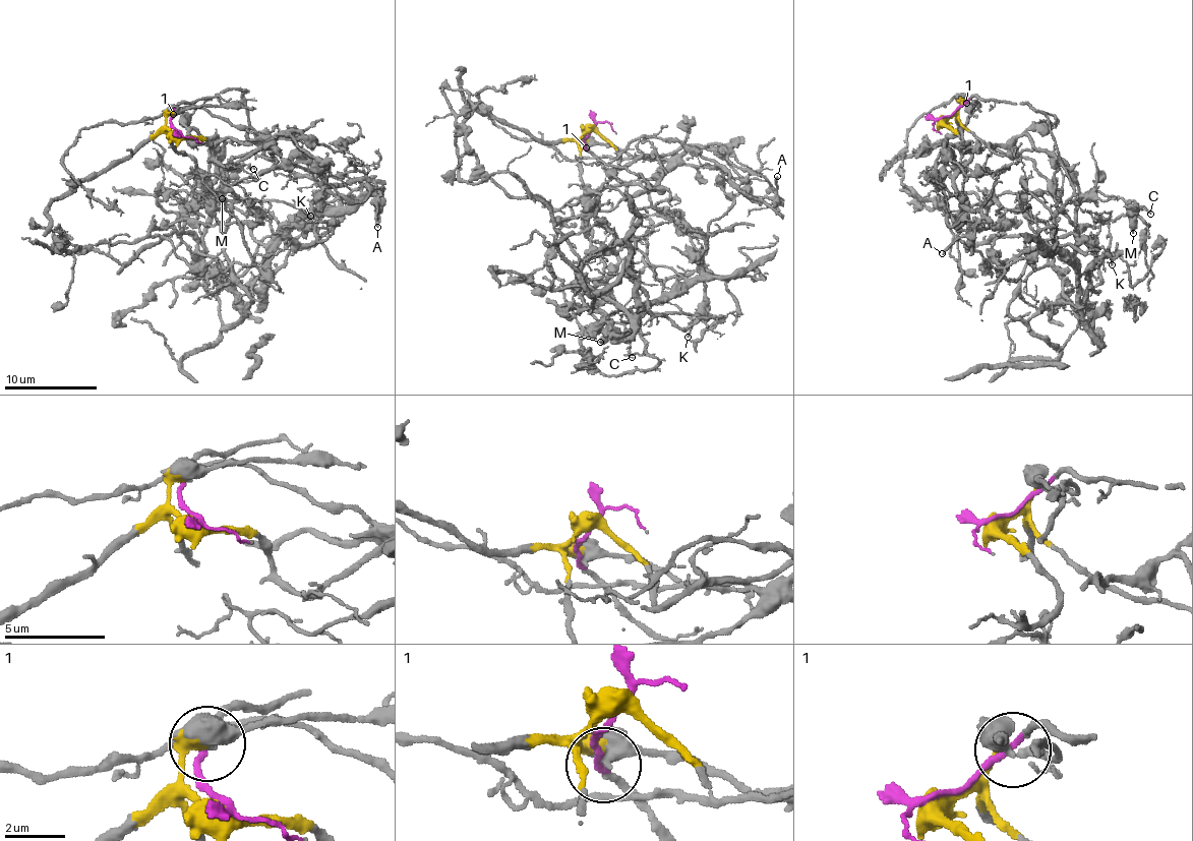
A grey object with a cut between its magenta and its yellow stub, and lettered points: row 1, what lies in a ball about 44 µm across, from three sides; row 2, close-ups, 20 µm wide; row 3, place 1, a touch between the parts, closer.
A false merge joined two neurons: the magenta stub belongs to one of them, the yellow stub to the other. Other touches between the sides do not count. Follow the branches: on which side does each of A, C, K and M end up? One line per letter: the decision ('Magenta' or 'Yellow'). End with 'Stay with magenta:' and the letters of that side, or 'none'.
A: Magenta
C: Yellow
K: Magenta
M: Yellow
Stay with magenta: A, K

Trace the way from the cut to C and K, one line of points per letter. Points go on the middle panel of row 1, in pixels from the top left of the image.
C: (592, 128), (580, 139), (578, 166), (582, 222), (603, 273), (574, 298), (627, 342), (633, 357)
K: (592, 128), (592, 153), (664, 158), (642, 187), (701, 232), (692, 243), (721, 280), (705, 277), (688, 338)

